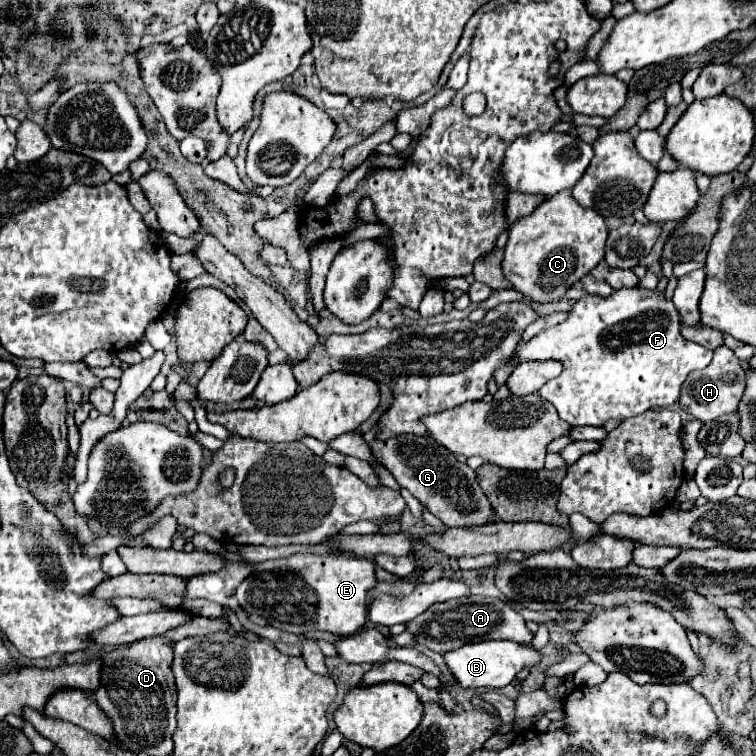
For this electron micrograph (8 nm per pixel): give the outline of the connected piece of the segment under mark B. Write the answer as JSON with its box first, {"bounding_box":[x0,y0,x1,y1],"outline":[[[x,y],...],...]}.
{"bounding_box":[444,640,542,690],"outline":[[[490,640],[490,642],[466,644],[458,650],[446,652],[444,658],[462,688],[498,690],[498,688],[504,688],[506,684],[510,684],[520,670],[524,670],[524,668],[530,670],[532,666],[540,664],[542,654],[536,648],[526,646],[526,644],[516,644],[516,642],[508,642],[508,640]]]}

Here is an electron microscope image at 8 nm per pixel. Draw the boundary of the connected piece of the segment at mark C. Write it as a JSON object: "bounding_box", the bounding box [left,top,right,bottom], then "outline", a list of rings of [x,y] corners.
{"bounding_box":[502,190,608,302],"outline":[[[570,190],[546,198],[530,216],[520,218],[508,230],[508,244],[502,260],[506,280],[536,302],[562,298],[568,286],[586,276],[604,260],[604,242],[608,236],[606,222],[600,214],[582,208]]]}

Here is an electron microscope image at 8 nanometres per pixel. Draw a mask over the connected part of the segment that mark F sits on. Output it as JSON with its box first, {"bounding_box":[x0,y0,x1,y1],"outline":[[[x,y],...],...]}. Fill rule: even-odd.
{"bounding_box":[516,286,712,426],"outline":[[[642,286],[612,292],[612,296],[584,296],[570,310],[568,318],[530,342],[520,342],[516,352],[520,360],[560,360],[564,370],[558,378],[540,388],[540,396],[556,406],[560,418],[572,426],[604,426],[608,418],[632,418],[650,408],[668,408],[680,398],[686,376],[702,370],[712,360],[712,350],[686,340],[680,332],[680,316],[674,302],[666,298],[666,290],[648,290]]]}

